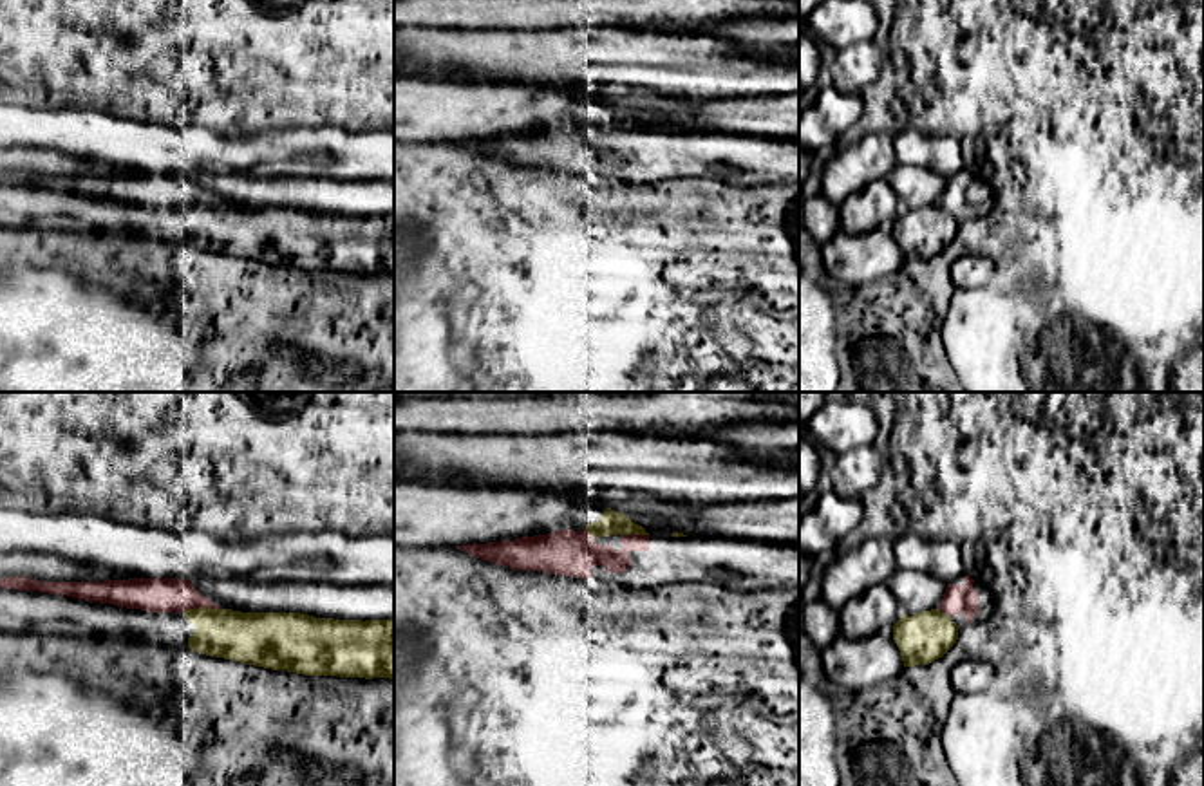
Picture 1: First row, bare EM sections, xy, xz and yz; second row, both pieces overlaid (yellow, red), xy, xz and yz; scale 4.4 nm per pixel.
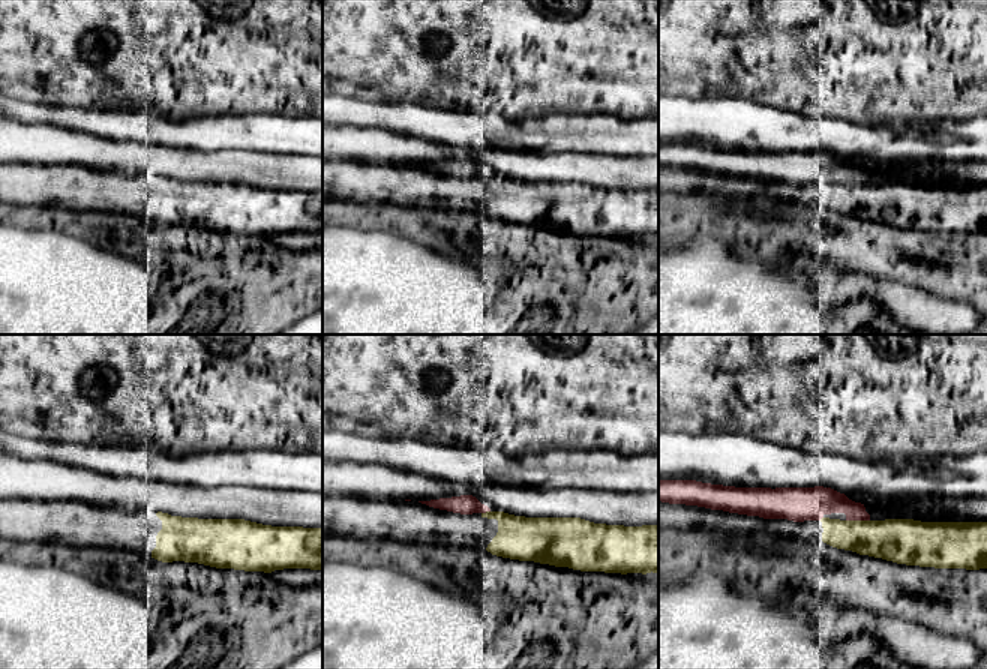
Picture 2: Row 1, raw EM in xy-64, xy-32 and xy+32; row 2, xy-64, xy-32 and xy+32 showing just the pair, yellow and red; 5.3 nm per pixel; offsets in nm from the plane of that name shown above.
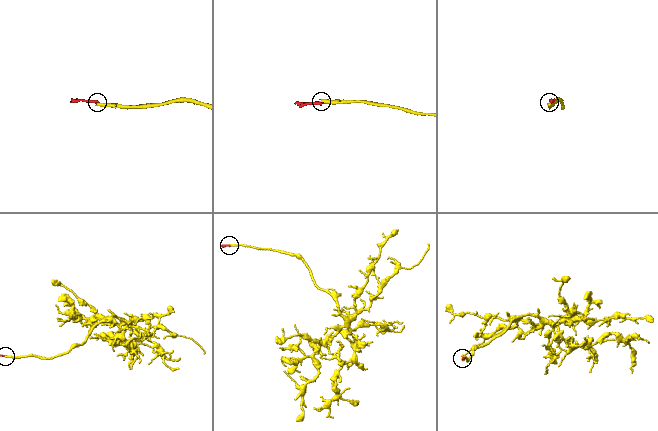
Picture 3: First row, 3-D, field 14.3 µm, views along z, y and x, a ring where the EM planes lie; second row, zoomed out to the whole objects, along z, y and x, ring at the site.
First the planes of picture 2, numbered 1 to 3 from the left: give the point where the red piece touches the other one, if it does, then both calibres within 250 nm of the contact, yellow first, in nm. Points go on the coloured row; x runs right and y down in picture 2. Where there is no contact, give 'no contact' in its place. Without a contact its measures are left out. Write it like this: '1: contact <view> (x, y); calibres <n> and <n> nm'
1: no contact
2: contact xy-32 (486, 512); calibres 240 and 110 nm
3: contact xy+32 (858, 521); calibres 240 and 160 nm

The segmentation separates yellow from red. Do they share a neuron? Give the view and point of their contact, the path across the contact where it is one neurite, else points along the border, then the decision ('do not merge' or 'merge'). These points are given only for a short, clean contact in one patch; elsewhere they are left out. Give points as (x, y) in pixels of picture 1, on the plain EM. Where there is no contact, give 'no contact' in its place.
meets yellow in xy at (201, 203); border along xy (221, 203), (188, 203), (183, 206); do not merge

